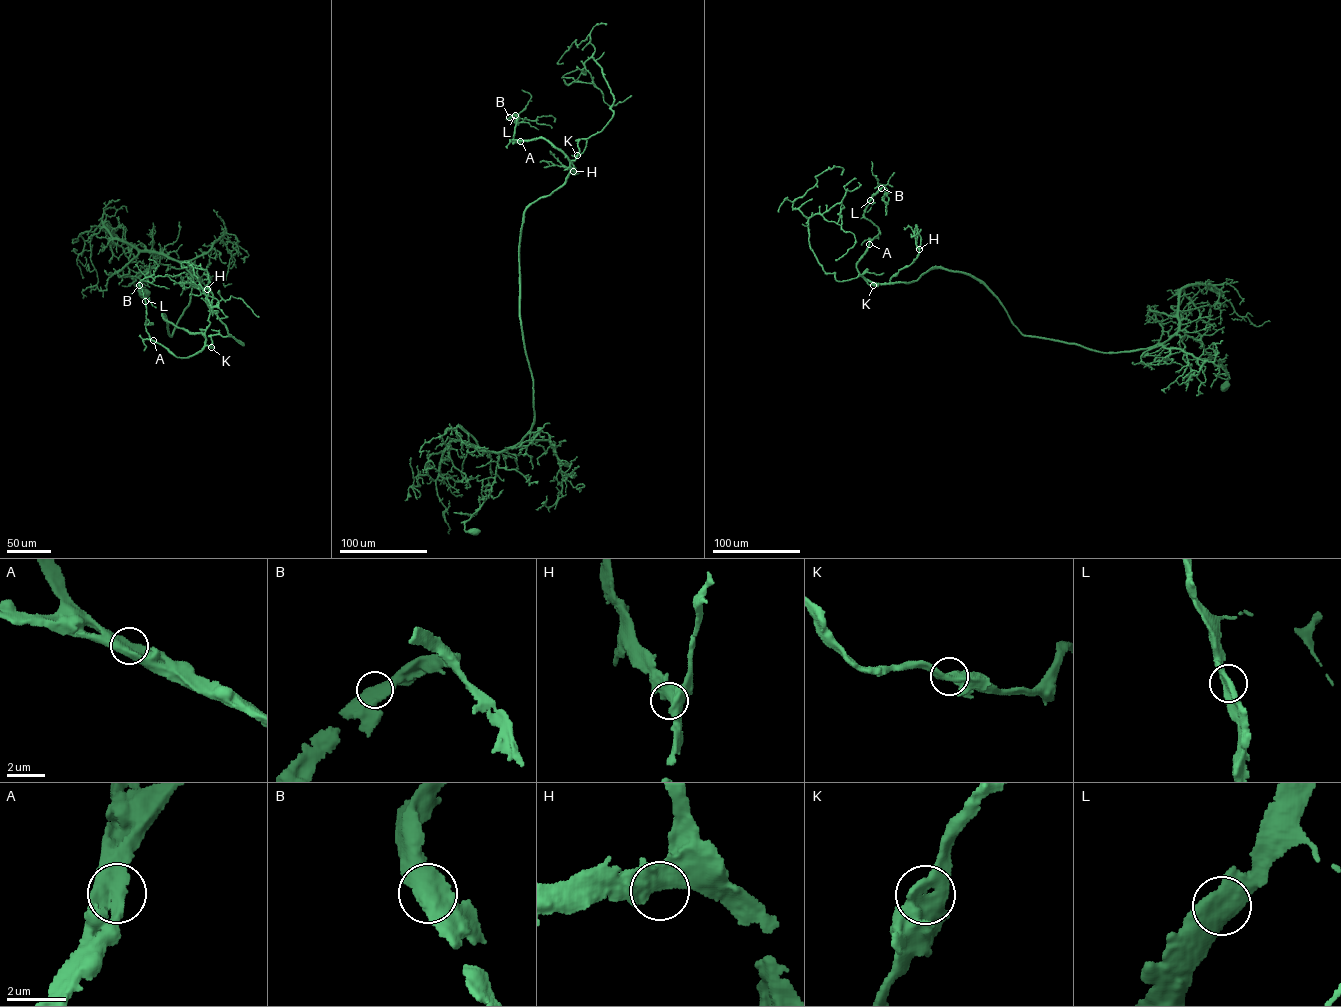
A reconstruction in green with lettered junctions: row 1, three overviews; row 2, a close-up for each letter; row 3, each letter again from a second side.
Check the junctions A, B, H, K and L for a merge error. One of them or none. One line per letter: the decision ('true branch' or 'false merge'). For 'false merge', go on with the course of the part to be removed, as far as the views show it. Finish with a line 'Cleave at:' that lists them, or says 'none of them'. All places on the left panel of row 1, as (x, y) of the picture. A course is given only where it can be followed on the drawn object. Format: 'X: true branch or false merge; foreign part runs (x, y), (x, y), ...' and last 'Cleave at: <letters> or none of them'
A: true branch
B: true branch
H: true branch
K: true branch
L: true branch
Cleave at: none of them

